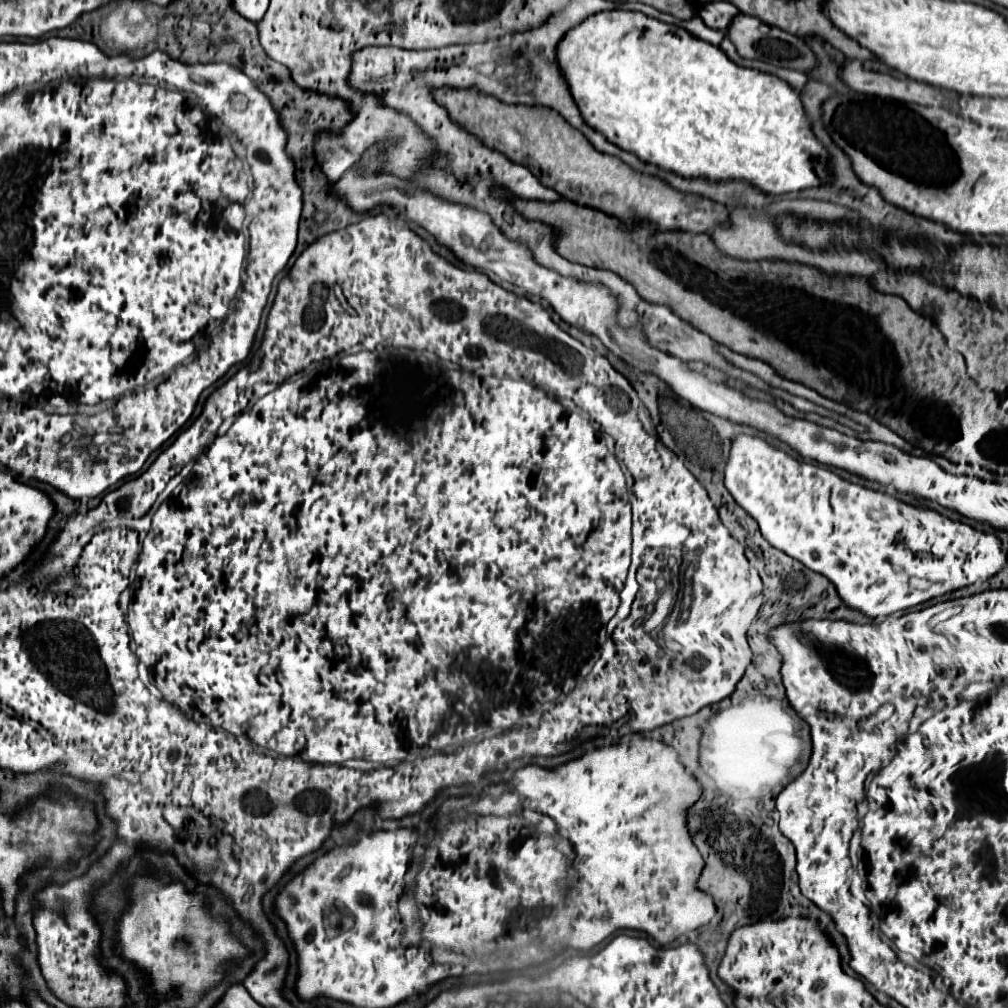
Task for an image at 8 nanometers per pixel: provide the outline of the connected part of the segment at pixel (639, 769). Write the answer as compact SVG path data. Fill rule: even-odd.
M635 736L635 738L631 738L629 744L611 744L611 746L605 746L605 748L597 748L593 752L585 752L583 756L579 756L579 758L567 762L567 764L561 764L557 768L551 768L551 770L531 764L515 773L510 782L510 788L511 790L518 789L521 799L525 800L525 808L531 808L531 810L537 810L541 814L551 816L555 820L555 824L559 826L559 834L573 842L573 848L575 848L575 854L577 854L575 866L579 870L579 880L573 882L567 899L577 902L579 916L573 922L573 934L571 934L571 940L569 940L571 948L589 950L605 940L609 934L617 932L617 930L647 932L655 942L659 942L663 946L663 944L673 942L677 936L681 936L685 932L691 932L691 930L697 930L697 928L709 924L711 918L715 916L715 910L717 910L715 900L711 898L711 894L701 892L697 888L697 880L699 880L699 874L703 870L703 858L701 858L699 850L695 848L695 844L691 842L691 834L687 830L687 810L699 800L701 784L685 770L677 752L669 744L659 742L659 740L651 740L651 738L643 738L643 736Z

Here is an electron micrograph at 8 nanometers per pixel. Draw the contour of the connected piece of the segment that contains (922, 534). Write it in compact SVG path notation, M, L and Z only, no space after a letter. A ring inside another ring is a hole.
M743 434L735 438L731 460L725 466L725 486L735 502L757 520L763 538L773 548L827 576L845 604L869 618L887 618L897 610L917 606L977 580L989 580L1005 564L1005 552L995 534L979 532L933 510L913 508L883 492L845 482L827 468L799 462L761 438Z

